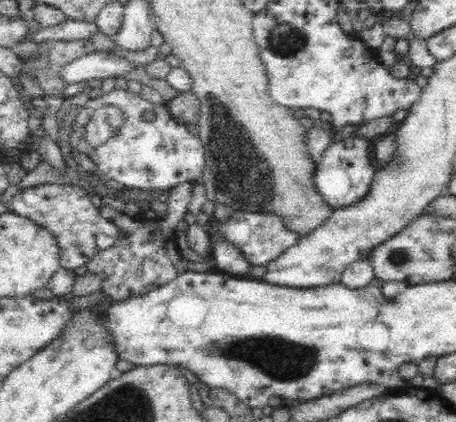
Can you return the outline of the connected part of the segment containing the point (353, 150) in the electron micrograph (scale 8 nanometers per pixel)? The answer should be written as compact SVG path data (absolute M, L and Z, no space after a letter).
M352 134L335 140L319 152L313 172L313 181L322 198L333 207L352 204L368 190L373 172L372 142L369 138Z

